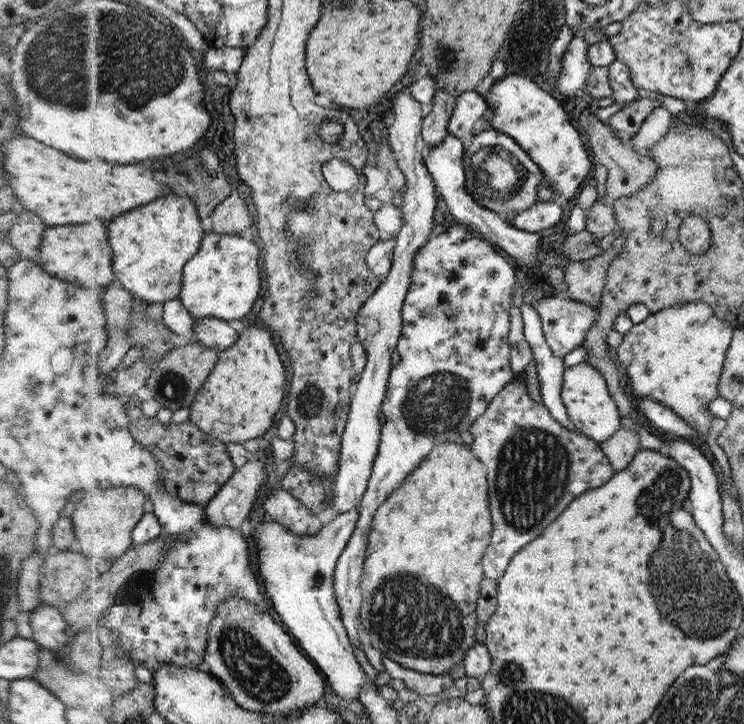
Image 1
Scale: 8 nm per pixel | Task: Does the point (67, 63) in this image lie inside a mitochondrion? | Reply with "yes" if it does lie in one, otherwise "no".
yes

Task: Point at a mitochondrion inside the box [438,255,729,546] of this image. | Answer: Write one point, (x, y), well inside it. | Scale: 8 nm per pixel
(533, 470)

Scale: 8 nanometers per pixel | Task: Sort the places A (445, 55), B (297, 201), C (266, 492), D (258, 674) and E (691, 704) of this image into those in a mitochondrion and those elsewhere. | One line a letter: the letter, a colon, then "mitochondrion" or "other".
A: mitochondrion
B: mitochondrion
C: other
D: mitochondrion
E: mitochondrion

